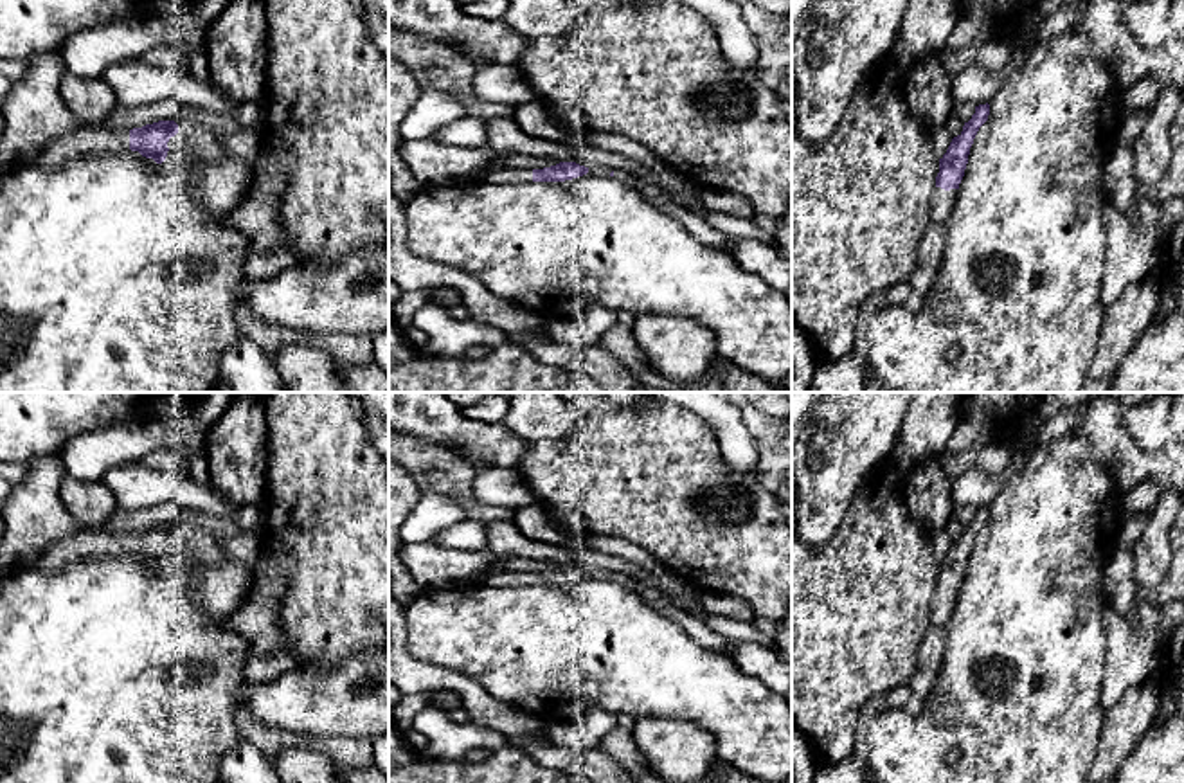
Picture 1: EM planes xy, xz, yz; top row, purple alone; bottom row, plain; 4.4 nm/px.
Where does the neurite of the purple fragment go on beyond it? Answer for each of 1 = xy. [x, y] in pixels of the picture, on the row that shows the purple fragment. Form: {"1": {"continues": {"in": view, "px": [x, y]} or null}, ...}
{"1": {"continues": {"in": "xy", "px": [89, 141]}}}

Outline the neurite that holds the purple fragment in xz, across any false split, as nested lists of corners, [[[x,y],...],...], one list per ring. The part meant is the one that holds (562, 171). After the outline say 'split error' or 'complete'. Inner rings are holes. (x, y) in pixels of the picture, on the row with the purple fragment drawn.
[[[560,162],[543,169],[511,167],[511,166],[482,166],[473,169],[466,180],[470,182],[565,182],[588,173],[588,167],[576,162]]] | split error

